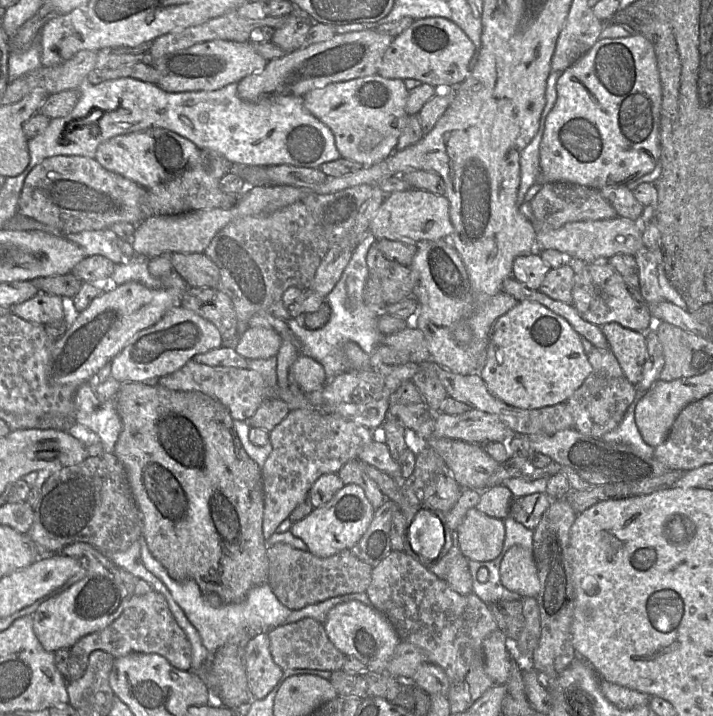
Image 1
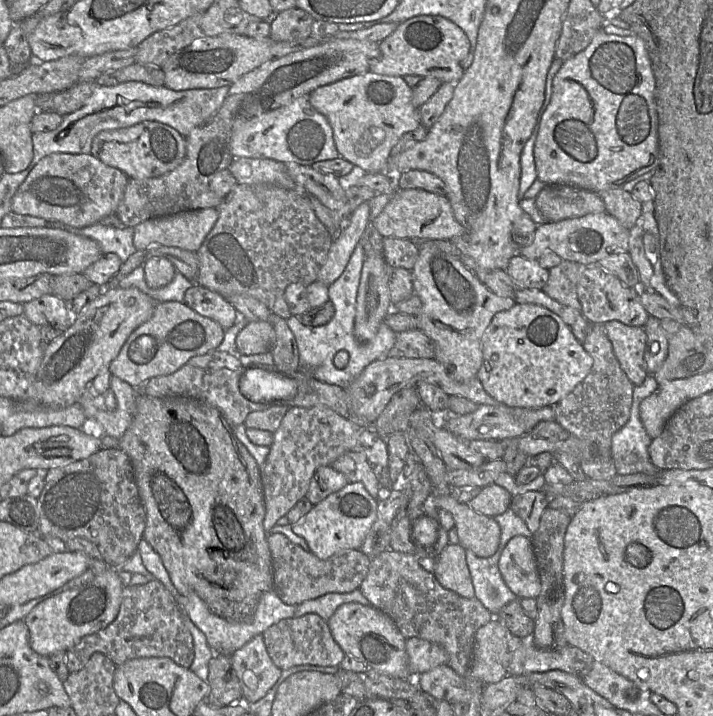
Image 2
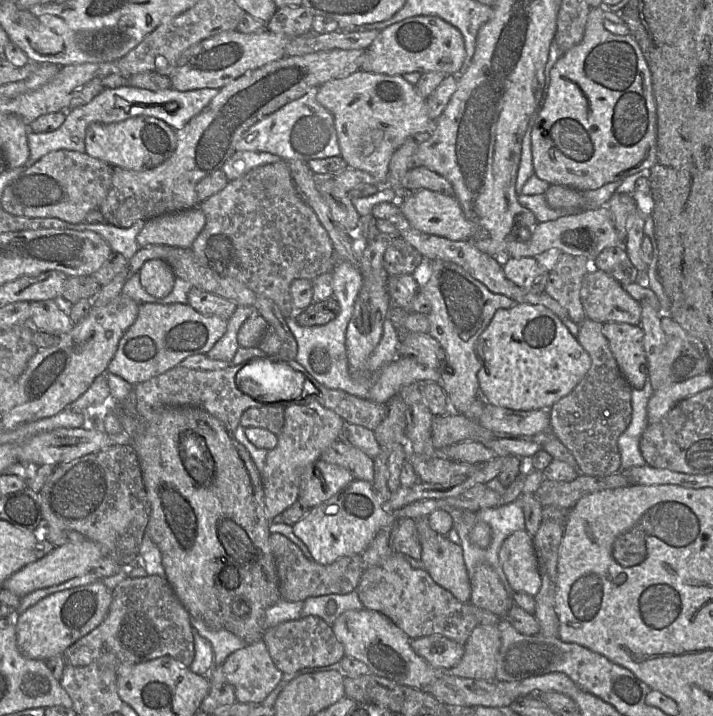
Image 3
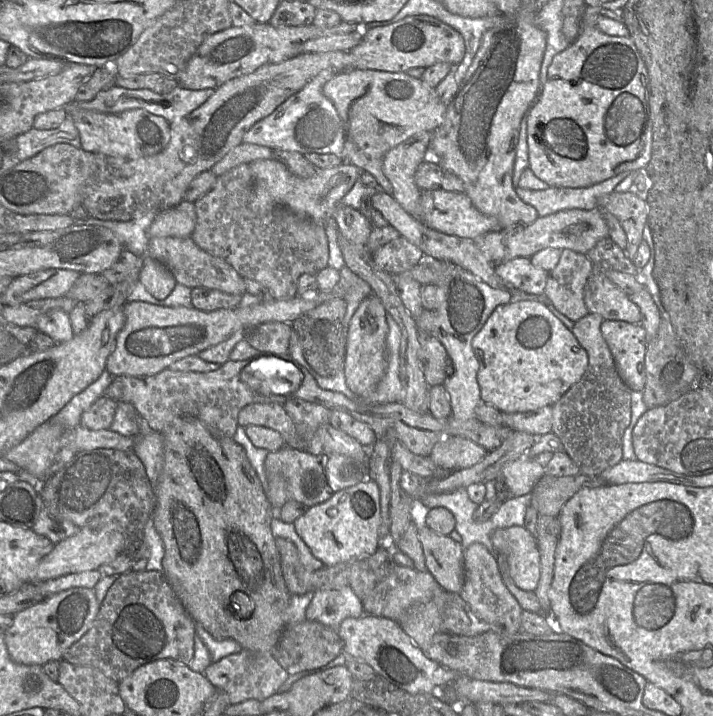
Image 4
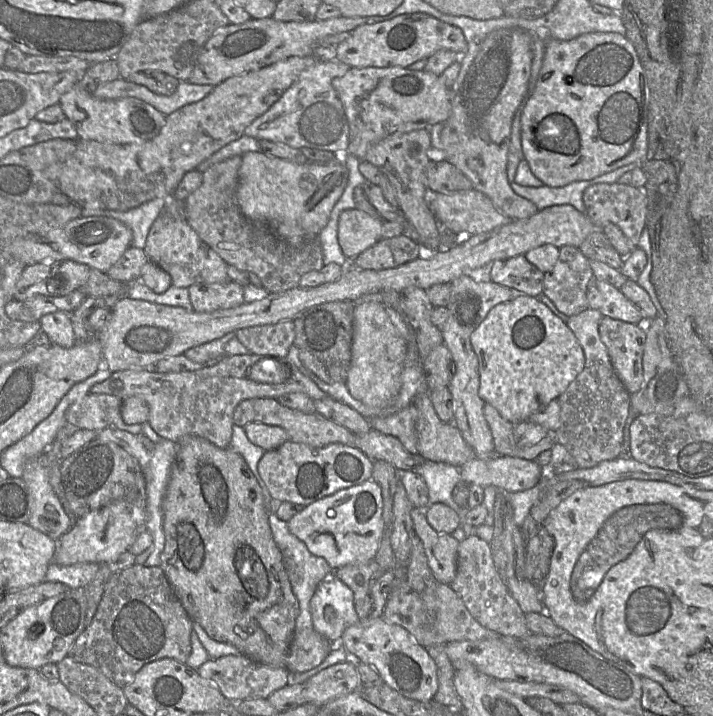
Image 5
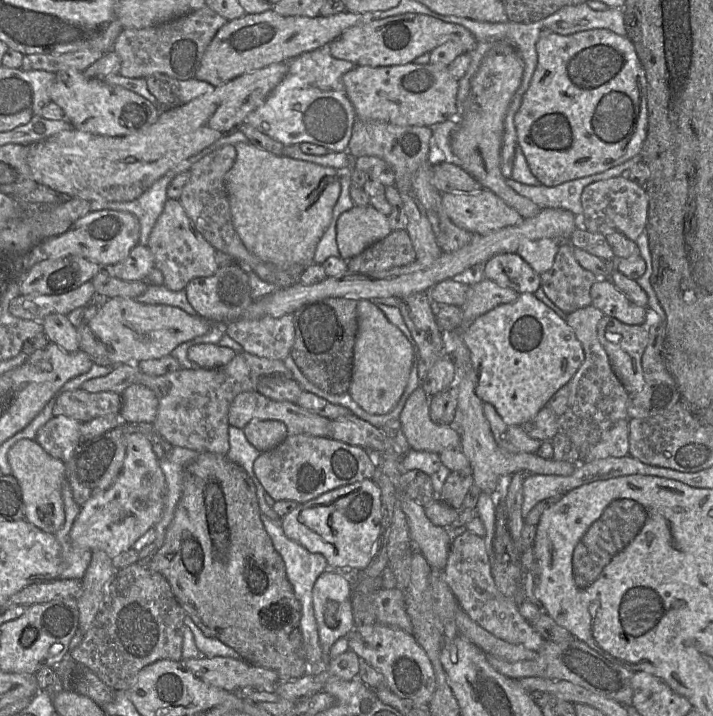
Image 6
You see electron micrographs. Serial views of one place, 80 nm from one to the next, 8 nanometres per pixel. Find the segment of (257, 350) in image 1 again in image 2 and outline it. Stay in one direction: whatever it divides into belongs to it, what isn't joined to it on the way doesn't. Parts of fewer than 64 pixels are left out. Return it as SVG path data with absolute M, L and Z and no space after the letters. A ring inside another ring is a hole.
M253 321L238 333L236 348L240 354L254 355L270 352L275 344L276 334L268 321Z

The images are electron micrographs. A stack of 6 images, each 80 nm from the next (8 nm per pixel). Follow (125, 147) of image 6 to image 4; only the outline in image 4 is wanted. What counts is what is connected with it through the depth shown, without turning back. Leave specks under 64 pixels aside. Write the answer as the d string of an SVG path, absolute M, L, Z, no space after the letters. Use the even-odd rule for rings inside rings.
M350 51L306 53L280 63L266 64L250 74L225 82L200 107L170 123L170 140L160 153L138 159L95 154L96 173L91 176L91 187L86 188L81 205L101 220L121 222L178 205L184 200L190 182L241 144L243 135L255 123L270 115L320 72L338 74L350 67Z

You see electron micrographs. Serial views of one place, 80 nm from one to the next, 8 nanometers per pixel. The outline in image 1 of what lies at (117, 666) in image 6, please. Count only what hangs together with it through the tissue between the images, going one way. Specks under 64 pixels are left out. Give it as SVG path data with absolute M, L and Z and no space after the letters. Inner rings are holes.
M155 590L141 596L134 594L114 622L101 631L85 635L70 648L67 682L78 680L84 675L89 656L95 650L105 651L114 658L131 653L158 654L177 669L190 671L192 667L191 643L176 622L165 597Z

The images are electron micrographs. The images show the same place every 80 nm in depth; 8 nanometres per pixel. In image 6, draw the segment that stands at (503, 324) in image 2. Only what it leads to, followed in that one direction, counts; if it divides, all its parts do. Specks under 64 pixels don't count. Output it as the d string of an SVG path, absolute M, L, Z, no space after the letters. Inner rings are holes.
M520 294L513 303L502 304L461 329L477 376L476 395L491 404L508 425L521 426L534 418L551 397L568 384L584 362L584 351L573 330L533 294Z

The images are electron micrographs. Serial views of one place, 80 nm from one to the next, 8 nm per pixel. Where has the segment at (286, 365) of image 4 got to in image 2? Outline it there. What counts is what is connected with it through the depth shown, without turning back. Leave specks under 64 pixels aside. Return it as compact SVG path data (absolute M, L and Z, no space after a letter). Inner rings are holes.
M250 366L240 378L239 389L250 401L265 403L292 399L298 383L296 378L281 375L268 366Z

